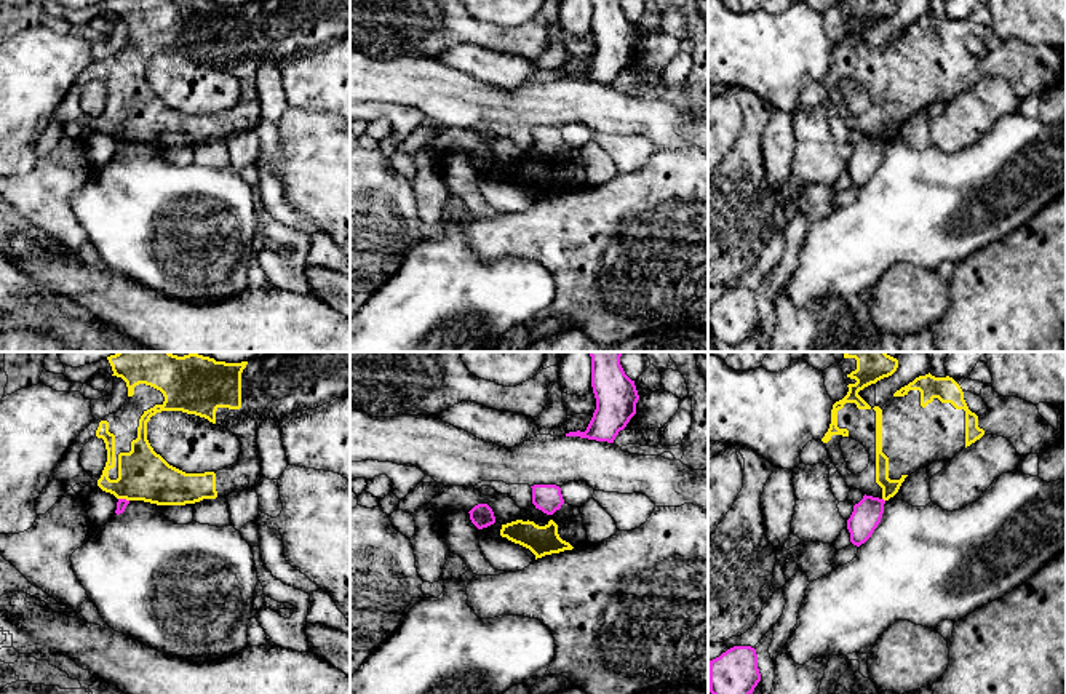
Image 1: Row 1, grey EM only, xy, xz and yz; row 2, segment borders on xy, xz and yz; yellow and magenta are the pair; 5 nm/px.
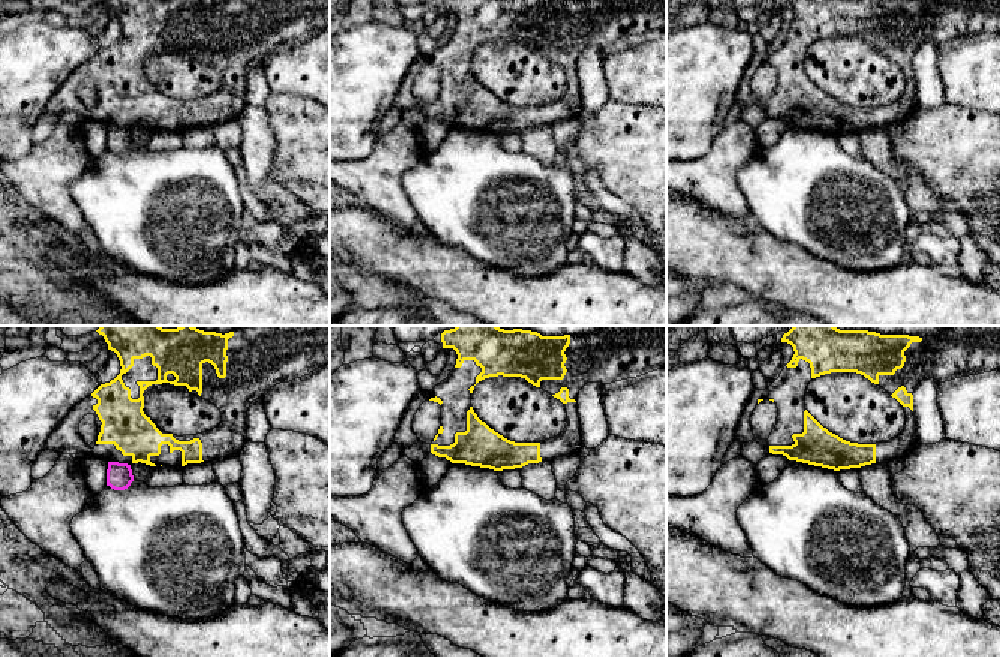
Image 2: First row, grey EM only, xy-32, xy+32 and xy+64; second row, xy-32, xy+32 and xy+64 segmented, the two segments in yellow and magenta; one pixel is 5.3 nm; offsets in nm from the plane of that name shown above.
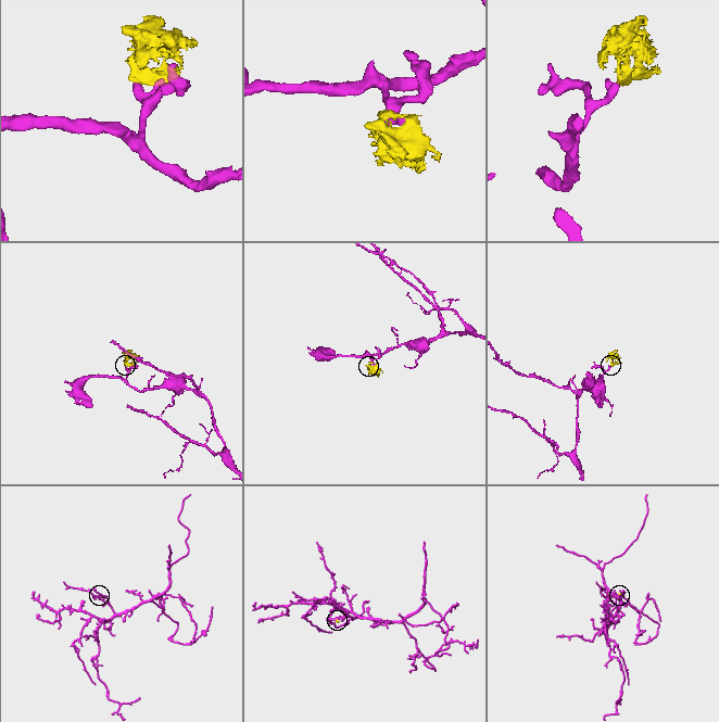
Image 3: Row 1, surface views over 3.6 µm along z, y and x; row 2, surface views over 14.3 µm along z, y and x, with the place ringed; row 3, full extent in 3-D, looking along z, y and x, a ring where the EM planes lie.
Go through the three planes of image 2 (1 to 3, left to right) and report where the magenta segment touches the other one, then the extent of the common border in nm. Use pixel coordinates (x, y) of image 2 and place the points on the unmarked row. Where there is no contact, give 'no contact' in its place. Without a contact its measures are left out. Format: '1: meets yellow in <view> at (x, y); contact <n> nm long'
1: no contact
2: no contact
3: no contact

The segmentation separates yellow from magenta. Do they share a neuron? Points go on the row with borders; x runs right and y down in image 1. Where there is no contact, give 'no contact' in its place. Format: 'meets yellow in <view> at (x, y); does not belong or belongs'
meets yellow in xy at (123, 498); does not belong

